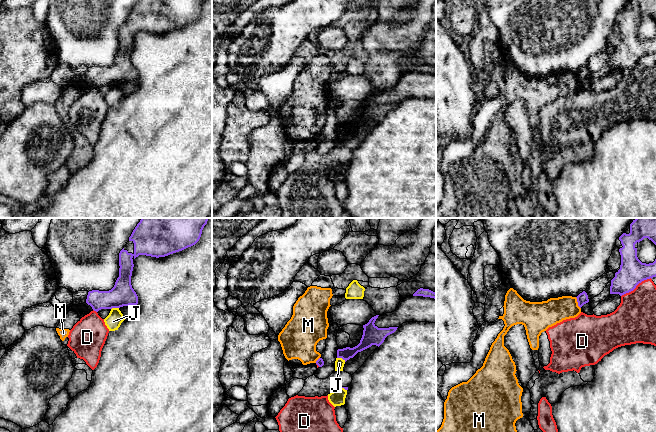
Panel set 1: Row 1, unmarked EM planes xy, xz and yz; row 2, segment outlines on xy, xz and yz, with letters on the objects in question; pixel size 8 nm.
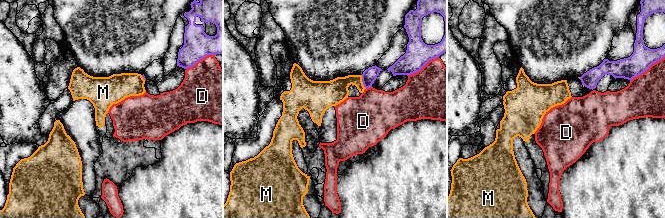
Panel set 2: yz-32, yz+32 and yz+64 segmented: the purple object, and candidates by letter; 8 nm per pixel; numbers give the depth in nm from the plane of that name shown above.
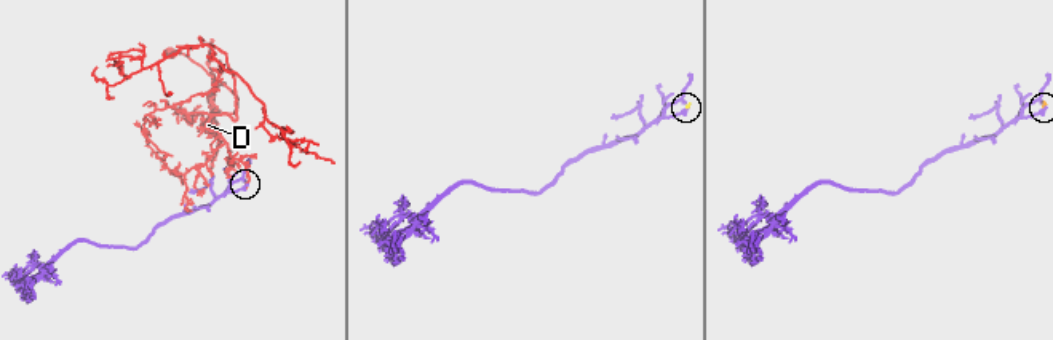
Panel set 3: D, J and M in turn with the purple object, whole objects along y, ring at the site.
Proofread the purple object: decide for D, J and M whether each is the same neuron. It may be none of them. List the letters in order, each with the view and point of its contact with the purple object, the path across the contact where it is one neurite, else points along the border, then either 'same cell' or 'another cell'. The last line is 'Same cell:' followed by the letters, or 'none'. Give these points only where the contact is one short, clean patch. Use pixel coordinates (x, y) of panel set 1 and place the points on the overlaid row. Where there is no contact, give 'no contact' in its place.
D: yz (636, 285) | another cell
J: xz (341, 357) | along xz (337, 357), (345, 361) | another cell
M: yz (578, 303) | along yz (575, 297), (580, 308) | another cell
Same cell: none

